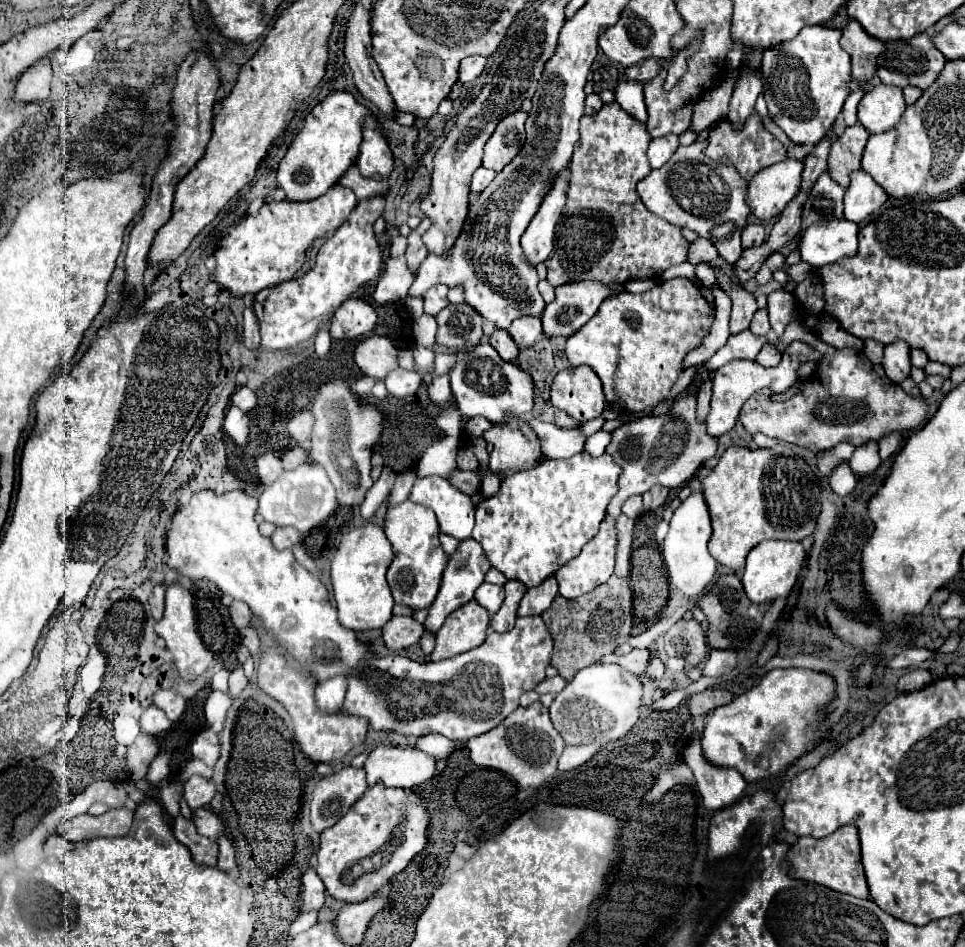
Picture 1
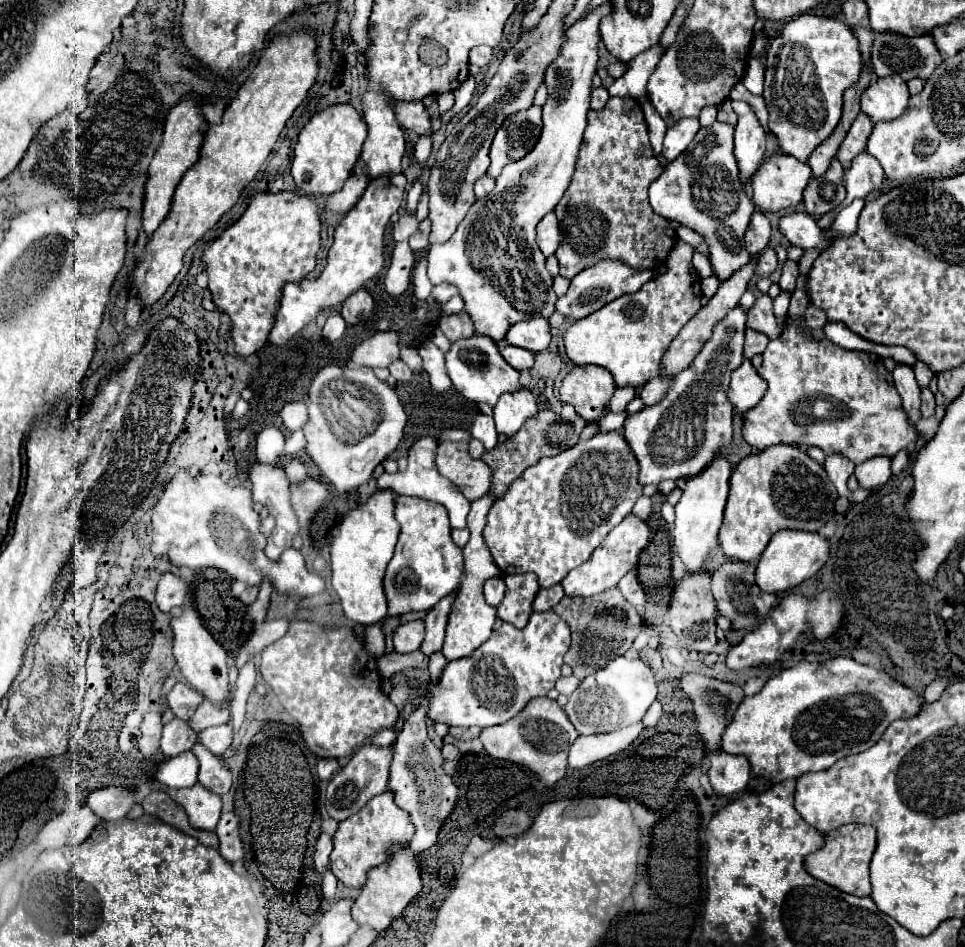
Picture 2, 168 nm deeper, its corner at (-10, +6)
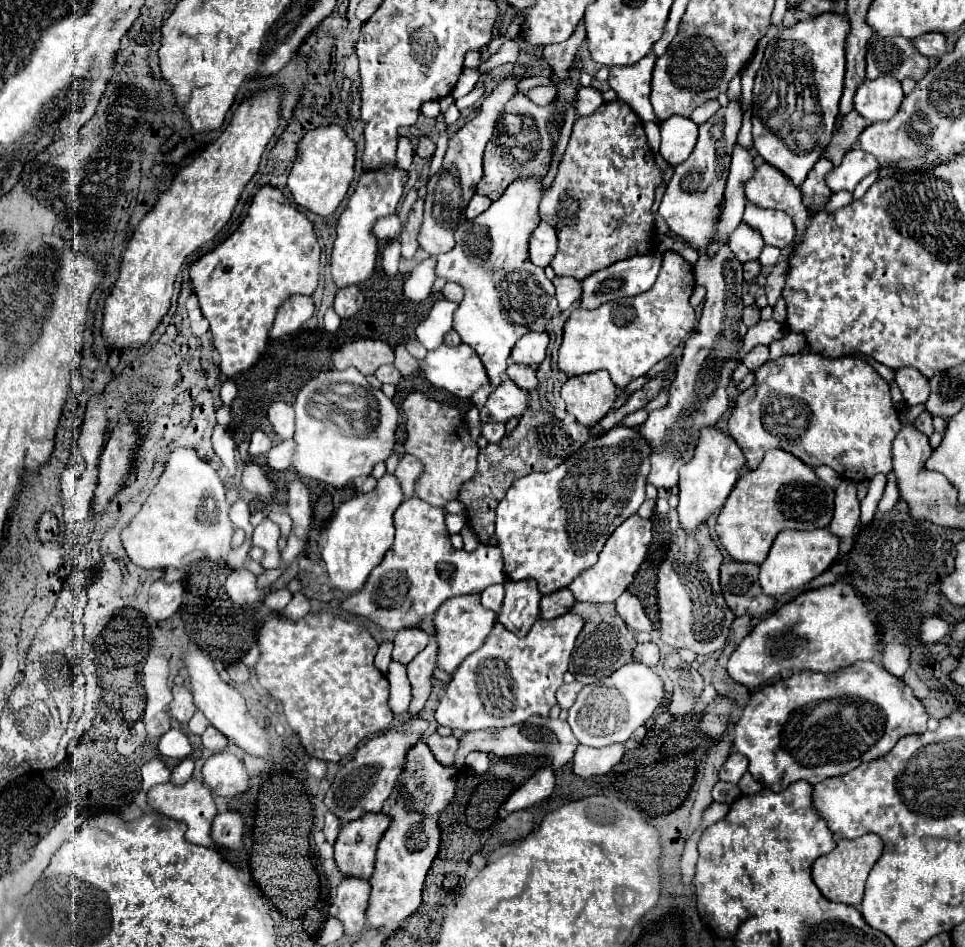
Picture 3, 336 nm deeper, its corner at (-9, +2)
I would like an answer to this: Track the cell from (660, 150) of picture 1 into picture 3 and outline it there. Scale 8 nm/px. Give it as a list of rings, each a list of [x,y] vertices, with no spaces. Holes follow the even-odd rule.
[[[671,116],[659,124],[661,150],[659,154],[667,164],[677,166],[689,158],[697,142],[697,124],[685,116]]]

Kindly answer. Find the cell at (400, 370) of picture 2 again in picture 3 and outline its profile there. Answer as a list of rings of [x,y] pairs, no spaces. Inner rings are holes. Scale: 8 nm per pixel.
[[[389,364],[389,366],[381,366],[381,368],[375,372],[375,378],[377,378],[379,382],[383,382],[383,384],[399,384],[401,374],[399,374],[399,370],[397,370],[393,364]]]

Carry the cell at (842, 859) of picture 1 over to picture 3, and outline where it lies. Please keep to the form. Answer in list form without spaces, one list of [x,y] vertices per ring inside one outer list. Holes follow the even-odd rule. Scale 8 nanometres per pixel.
[[[867,834],[857,840],[847,840],[847,838],[839,840],[837,848],[831,854],[821,856],[813,864],[813,880],[825,898],[849,906],[859,906],[863,900],[865,880],[881,854],[883,854],[883,840],[877,834]]]

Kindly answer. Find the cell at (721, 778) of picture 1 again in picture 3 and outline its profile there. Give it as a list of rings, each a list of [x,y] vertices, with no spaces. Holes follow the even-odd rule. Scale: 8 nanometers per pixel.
[[[731,748],[731,756],[727,756],[725,764],[721,766],[719,778],[721,778],[723,782],[733,782],[733,784],[737,784],[737,782],[741,780],[741,776],[747,772],[747,764],[749,764],[747,758],[745,758],[743,754],[739,754],[737,750]]]

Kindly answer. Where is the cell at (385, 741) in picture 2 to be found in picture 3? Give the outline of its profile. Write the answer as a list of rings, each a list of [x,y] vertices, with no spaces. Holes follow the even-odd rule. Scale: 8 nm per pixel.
[[[431,636],[431,642],[427,644],[427,648],[423,652],[419,652],[409,664],[407,664],[407,676],[411,682],[411,706],[409,706],[409,714],[417,716],[419,710],[425,706],[431,688],[433,688],[433,670],[437,664],[437,642],[435,636]]]

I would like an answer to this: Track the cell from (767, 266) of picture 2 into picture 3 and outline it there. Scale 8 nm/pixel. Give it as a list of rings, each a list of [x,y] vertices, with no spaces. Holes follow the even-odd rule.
[[[759,260],[745,262],[745,264],[743,264],[743,280],[745,280],[745,282],[755,280],[755,278],[759,276],[759,272],[761,272],[761,264],[759,264]]]

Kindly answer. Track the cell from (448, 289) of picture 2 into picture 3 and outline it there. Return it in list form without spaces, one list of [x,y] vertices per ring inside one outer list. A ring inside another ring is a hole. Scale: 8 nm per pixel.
[[[449,282],[449,284],[445,284],[445,288],[443,288],[443,296],[445,296],[447,300],[459,304],[459,302],[463,300],[463,286],[459,286],[459,284],[455,284],[455,282]]]

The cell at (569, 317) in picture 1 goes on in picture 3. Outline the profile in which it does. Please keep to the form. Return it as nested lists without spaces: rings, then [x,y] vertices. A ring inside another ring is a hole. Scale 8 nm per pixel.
[[[649,252],[649,254],[643,254],[643,256],[633,256],[633,258],[627,258],[627,260],[619,260],[619,262],[611,264],[605,270],[593,272],[591,276],[587,276],[583,280],[581,306],[583,308],[597,308],[597,306],[601,306],[605,302],[611,302],[611,300],[617,300],[617,298],[623,298],[623,296],[643,294],[645,290],[649,290],[655,284],[661,262],[663,262],[661,252]]]

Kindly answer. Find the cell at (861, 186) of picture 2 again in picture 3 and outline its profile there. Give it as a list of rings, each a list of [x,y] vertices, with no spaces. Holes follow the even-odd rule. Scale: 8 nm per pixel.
[[[851,148],[847,150],[847,154],[843,156],[841,164],[837,168],[833,168],[825,182],[827,186],[837,192],[837,190],[849,190],[853,192],[853,188],[873,170],[877,170],[879,164],[875,160],[875,156],[867,154],[865,150],[861,148]]]

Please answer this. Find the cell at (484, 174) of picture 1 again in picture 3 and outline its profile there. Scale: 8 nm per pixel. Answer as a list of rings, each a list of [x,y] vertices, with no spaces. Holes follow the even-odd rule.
[[[475,194],[475,196],[471,198],[471,202],[469,202],[467,210],[465,210],[465,216],[467,216],[467,220],[471,220],[471,218],[477,218],[477,216],[479,216],[481,212],[485,212],[489,206],[491,206],[491,200],[489,200],[487,196],[479,196],[479,194]]]

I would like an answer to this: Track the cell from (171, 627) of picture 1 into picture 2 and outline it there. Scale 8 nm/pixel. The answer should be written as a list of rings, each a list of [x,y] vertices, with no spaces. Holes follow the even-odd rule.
[[[192,604],[182,606],[182,614],[170,620],[170,628],[174,632],[174,658],[186,678],[206,700],[210,702],[226,702],[232,698],[228,684],[228,654],[224,646],[214,640],[214,636],[202,626],[200,616]]]

